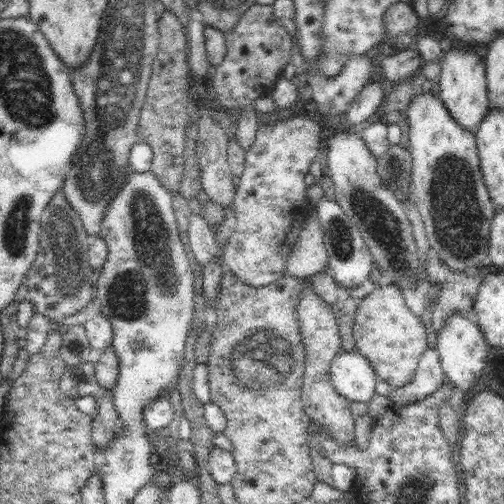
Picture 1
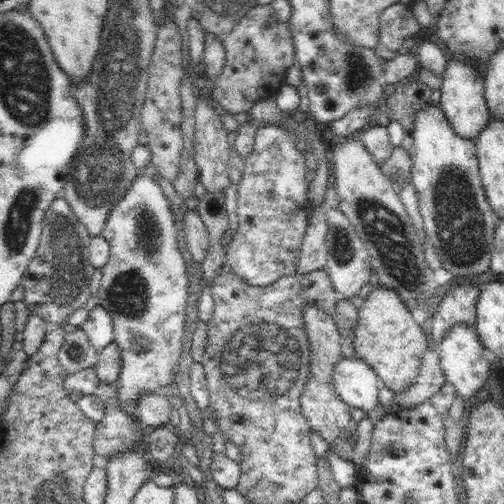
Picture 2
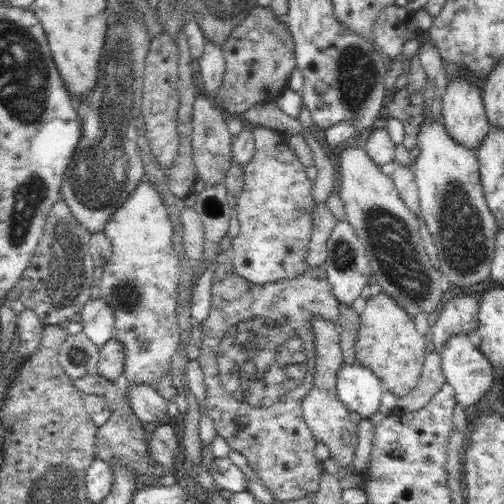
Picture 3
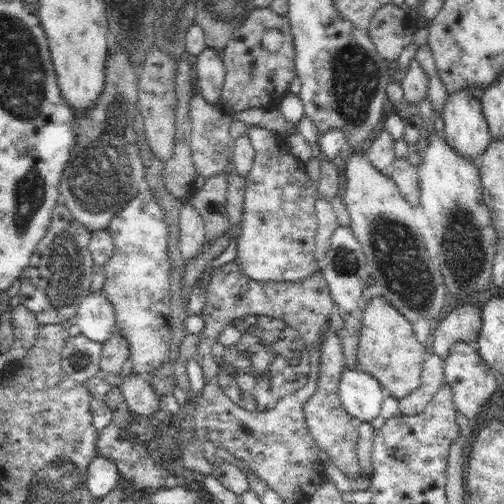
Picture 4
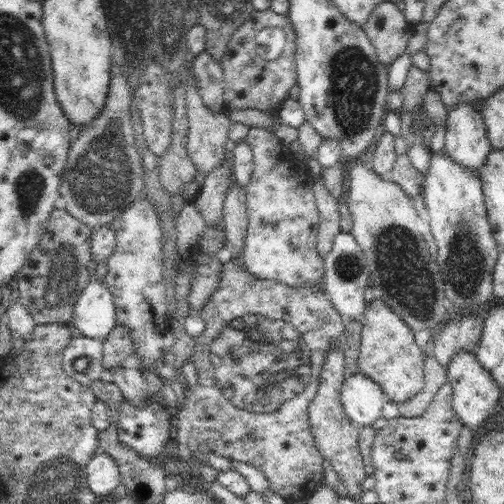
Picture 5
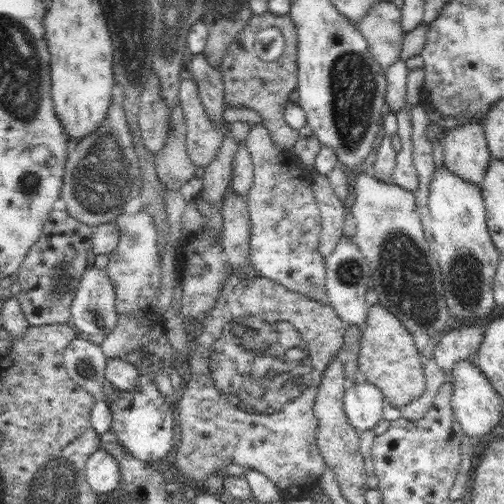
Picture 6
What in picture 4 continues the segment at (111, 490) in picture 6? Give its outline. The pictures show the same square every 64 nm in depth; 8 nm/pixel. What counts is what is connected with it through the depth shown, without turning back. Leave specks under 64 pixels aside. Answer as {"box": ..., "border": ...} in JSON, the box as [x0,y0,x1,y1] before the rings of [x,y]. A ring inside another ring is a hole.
{"box":[87,458,121,502],"border":[[[93,458],[91,464],[87,466],[87,492],[95,498],[95,502],[103,500],[103,496],[107,496],[113,486],[117,484],[117,480],[121,478],[117,466],[113,466],[113,462],[105,460],[105,458]]]}

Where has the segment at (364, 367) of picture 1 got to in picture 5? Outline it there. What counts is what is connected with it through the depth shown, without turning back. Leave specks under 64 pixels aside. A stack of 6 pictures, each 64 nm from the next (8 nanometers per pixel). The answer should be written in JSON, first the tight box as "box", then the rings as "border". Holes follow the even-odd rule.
{"box":[339,372,385,428],"border":[[[345,372],[339,398],[341,398],[343,412],[351,418],[351,422],[357,428],[371,426],[377,418],[381,418],[385,392],[375,380],[367,378],[365,374],[361,376],[361,372],[357,374]]]}

